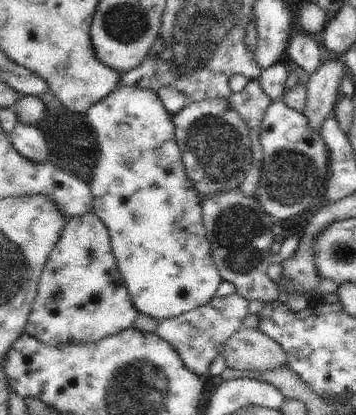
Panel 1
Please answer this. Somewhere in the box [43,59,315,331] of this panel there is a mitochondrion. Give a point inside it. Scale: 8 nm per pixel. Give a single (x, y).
(217, 147)

